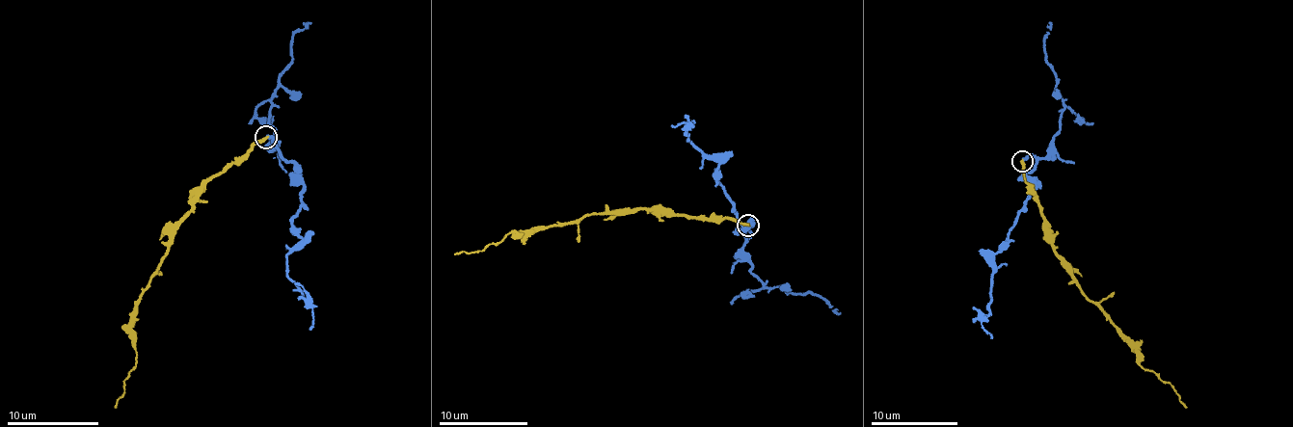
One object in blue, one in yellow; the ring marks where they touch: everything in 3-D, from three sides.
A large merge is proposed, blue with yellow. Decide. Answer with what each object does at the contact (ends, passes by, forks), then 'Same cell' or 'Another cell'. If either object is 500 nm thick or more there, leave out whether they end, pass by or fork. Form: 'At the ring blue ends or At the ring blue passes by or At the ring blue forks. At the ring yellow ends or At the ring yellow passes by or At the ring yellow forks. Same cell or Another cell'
At the ring blue ends. At the ring yellow ends. Another cell

